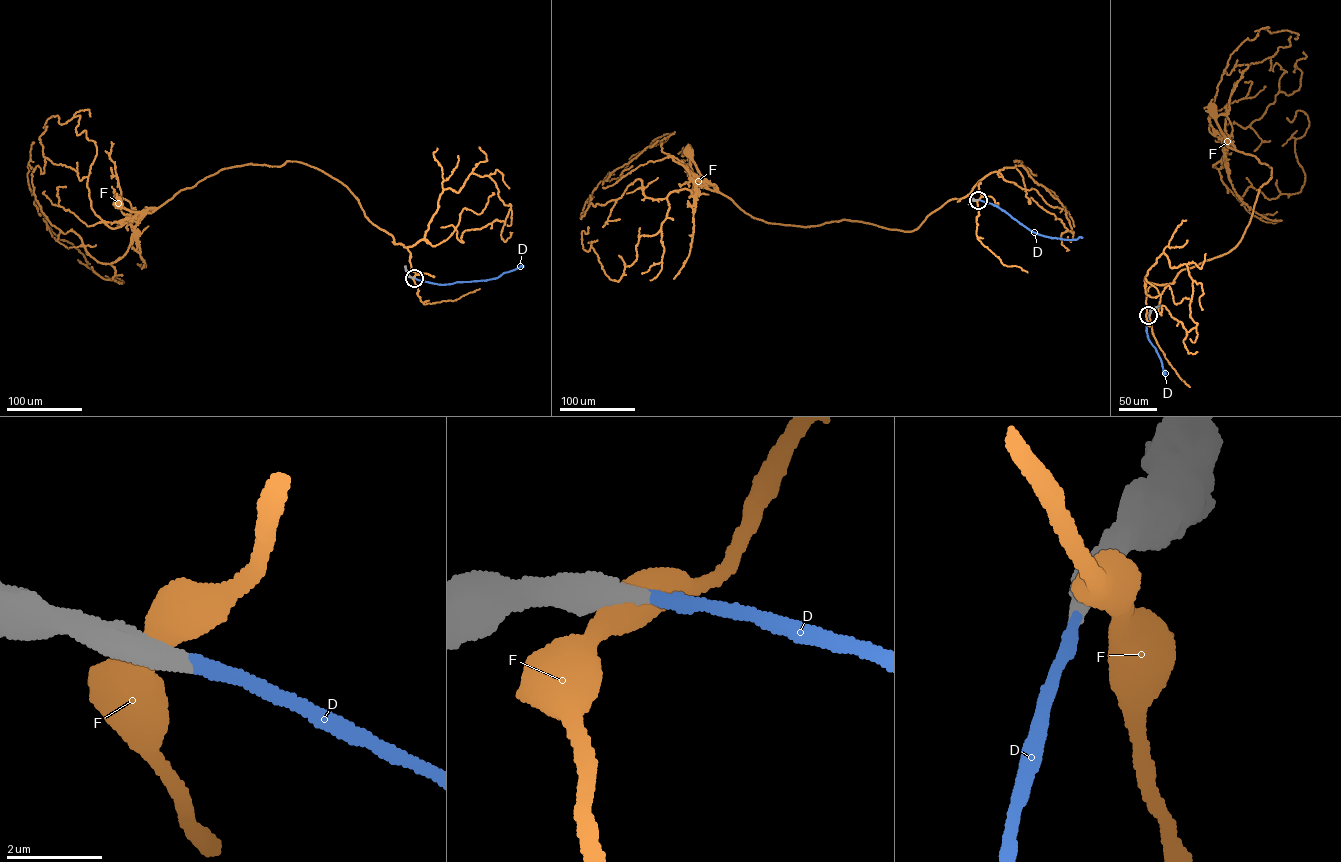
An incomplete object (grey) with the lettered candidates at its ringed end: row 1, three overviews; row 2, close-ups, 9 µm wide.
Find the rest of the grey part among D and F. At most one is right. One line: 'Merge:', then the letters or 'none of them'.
Merge: D

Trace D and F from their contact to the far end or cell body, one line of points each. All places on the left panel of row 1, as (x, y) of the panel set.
D: (413, 278), (441, 284), (487, 280), (523, 266)
F: (413, 277), (407, 248), (370, 221), (346, 186), (297, 161), (221, 169), (143, 211), (118, 204)

